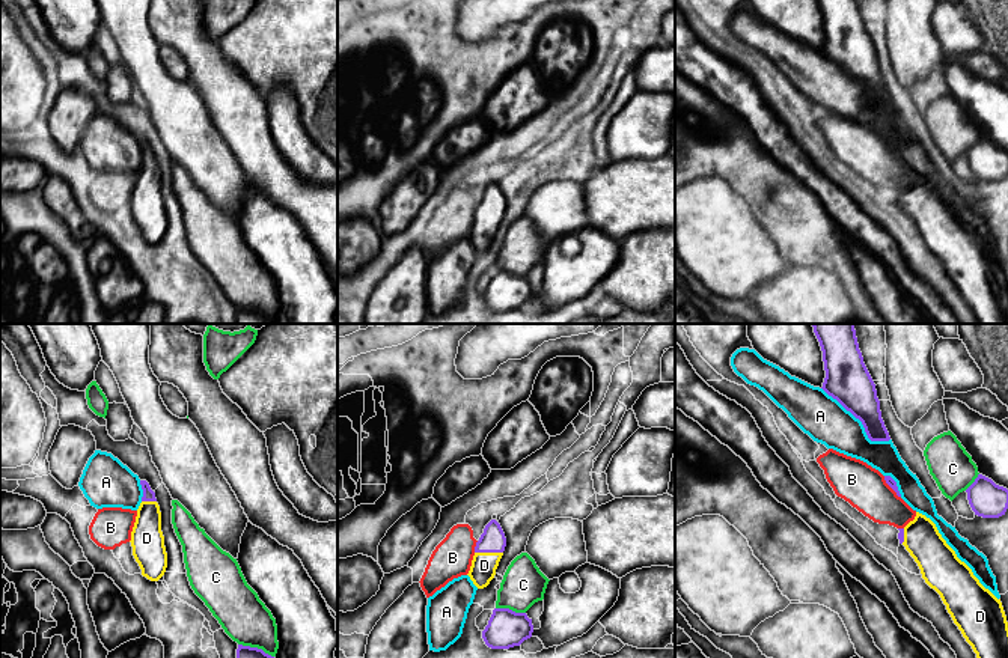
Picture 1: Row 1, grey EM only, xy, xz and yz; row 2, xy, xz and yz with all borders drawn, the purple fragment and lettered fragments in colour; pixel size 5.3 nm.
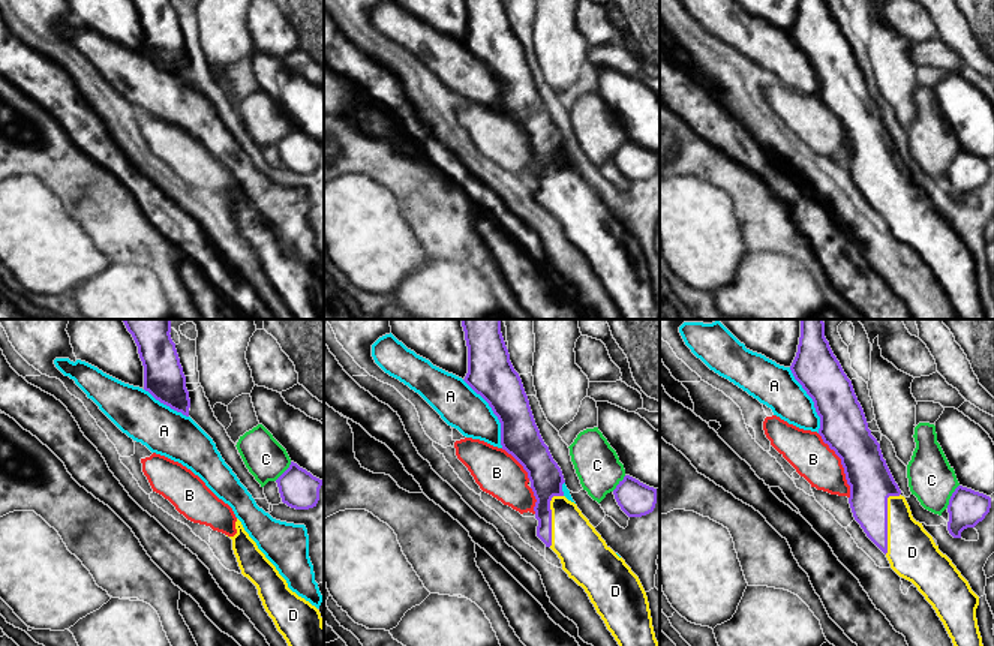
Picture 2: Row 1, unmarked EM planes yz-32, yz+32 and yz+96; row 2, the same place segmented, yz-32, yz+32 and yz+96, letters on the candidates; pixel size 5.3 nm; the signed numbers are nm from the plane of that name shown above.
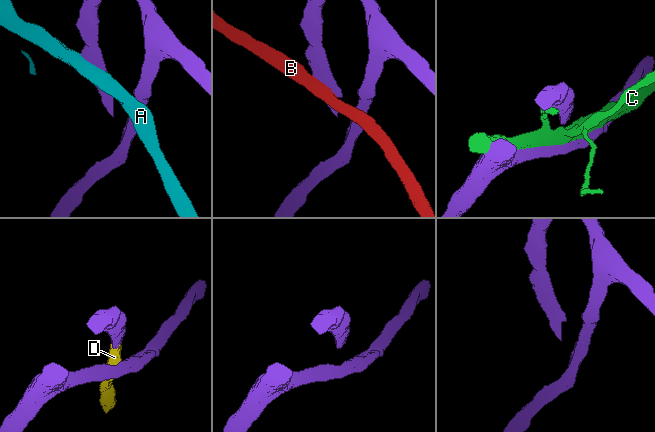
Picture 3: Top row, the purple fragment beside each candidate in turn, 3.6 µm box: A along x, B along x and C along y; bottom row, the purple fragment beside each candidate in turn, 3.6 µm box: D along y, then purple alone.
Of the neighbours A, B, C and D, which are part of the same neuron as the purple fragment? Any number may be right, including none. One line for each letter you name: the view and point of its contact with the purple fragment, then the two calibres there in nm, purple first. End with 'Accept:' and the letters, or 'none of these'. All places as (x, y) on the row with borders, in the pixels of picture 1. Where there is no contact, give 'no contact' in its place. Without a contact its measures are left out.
D: xz (488, 551) | 130/140 nm
Accept: D

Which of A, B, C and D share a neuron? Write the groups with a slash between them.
A / B / C / D

